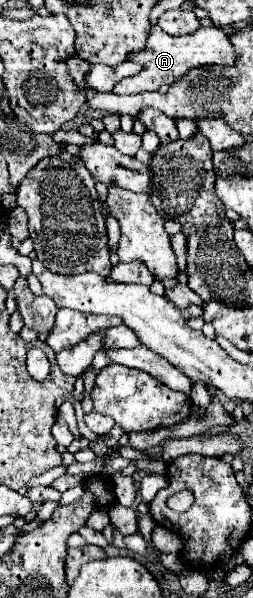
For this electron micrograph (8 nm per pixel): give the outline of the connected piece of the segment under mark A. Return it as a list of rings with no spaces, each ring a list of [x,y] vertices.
[[[159,26],[151,28],[151,34],[147,38],[147,48],[131,54],[131,60],[141,64],[143,70],[131,78],[123,78],[115,86],[115,94],[139,94],[139,92],[157,92],[161,84],[175,84],[185,76],[185,72],[197,68],[197,66],[233,66],[237,60],[237,52],[223,28],[199,28],[197,32],[189,36],[169,36]]]

